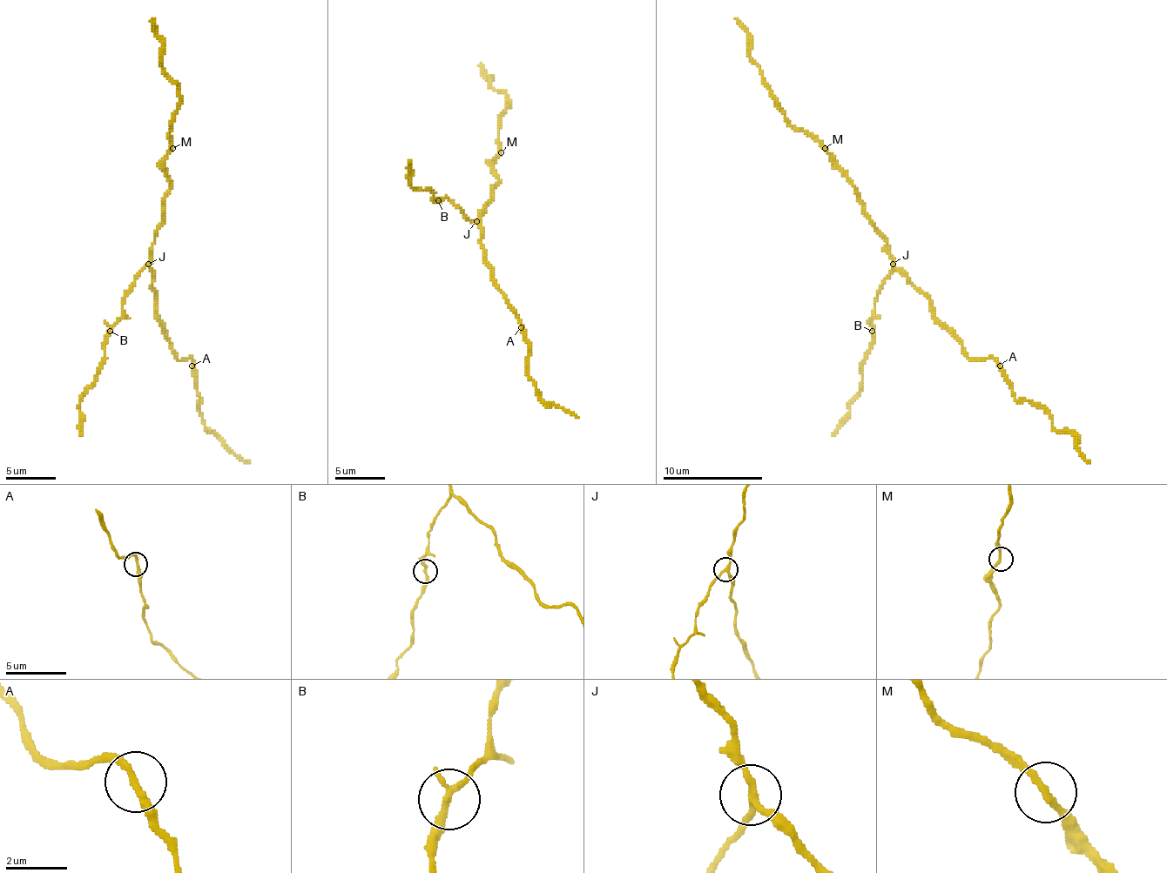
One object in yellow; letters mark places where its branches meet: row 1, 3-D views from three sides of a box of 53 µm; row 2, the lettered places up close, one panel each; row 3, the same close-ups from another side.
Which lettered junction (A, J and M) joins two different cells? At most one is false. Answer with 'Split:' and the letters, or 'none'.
Split: J

